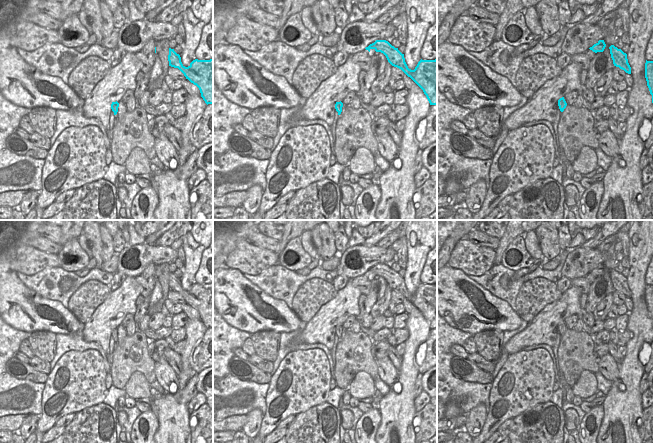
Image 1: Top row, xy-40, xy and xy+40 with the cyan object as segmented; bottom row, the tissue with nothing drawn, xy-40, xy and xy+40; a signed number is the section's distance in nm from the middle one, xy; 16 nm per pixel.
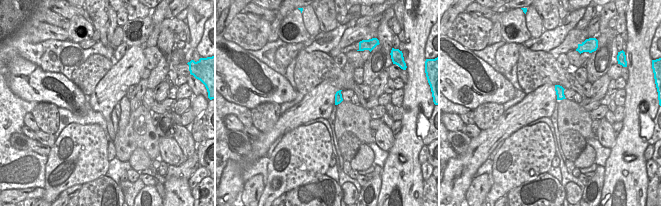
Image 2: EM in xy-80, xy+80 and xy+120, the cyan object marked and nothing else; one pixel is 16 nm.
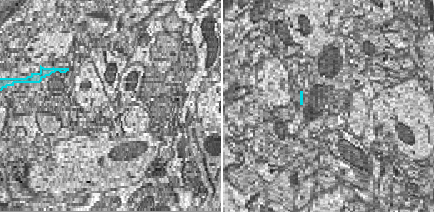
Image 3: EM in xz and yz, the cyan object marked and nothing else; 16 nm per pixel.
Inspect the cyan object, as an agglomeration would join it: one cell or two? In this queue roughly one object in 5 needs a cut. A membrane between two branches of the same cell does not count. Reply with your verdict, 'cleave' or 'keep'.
keep

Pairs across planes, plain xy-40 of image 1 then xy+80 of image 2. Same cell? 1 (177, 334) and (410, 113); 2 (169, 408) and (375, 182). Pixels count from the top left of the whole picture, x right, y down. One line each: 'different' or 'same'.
1: different
2: different

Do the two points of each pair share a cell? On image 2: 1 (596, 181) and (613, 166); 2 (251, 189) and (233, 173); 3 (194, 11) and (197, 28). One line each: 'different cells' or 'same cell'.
1: different cells
2: different cells
3: same cell

